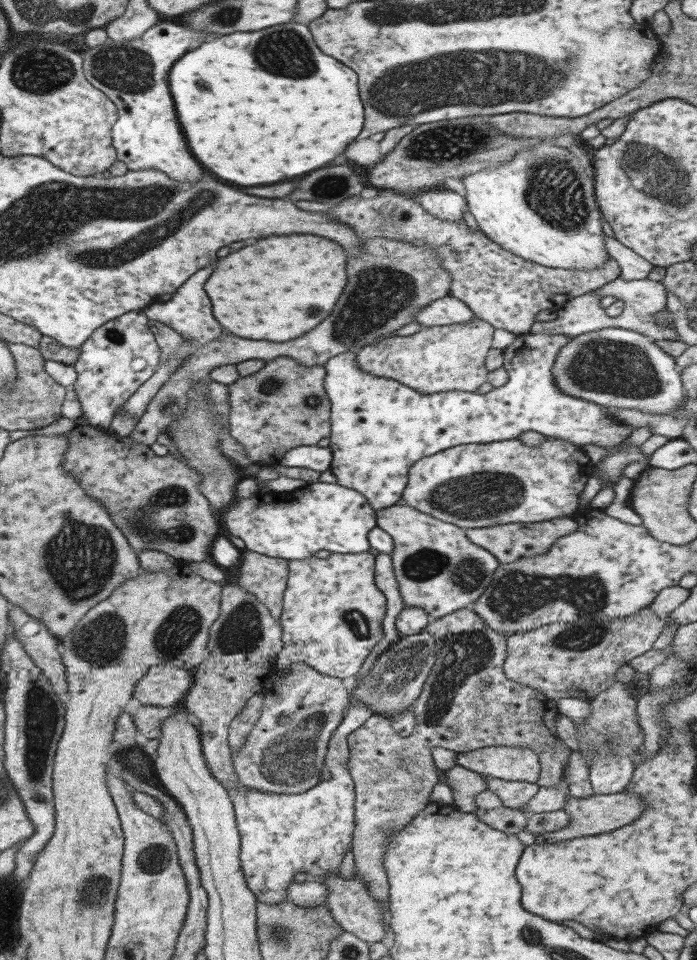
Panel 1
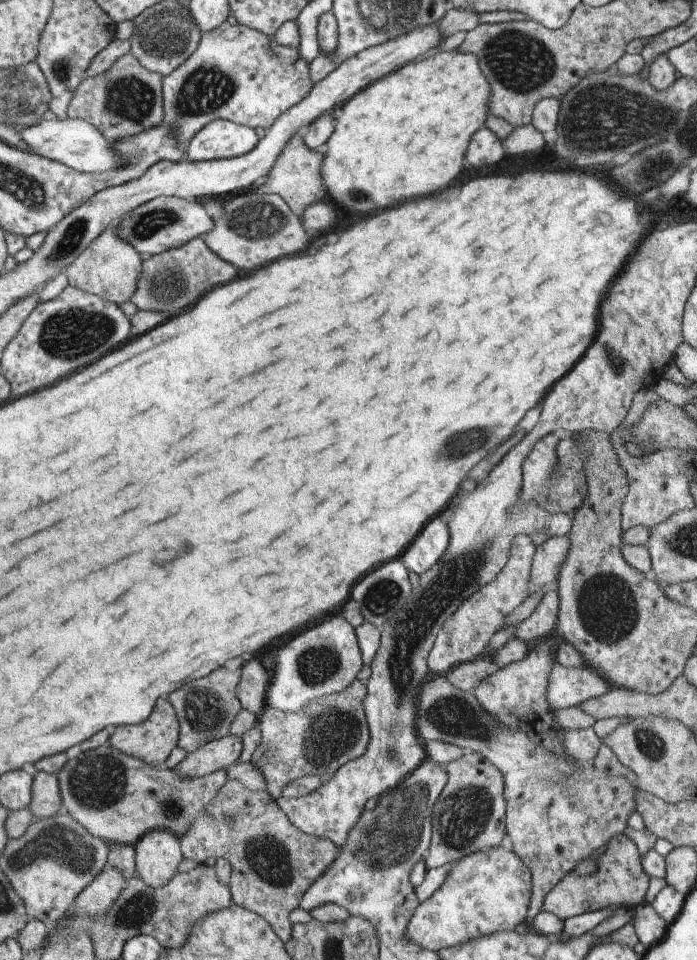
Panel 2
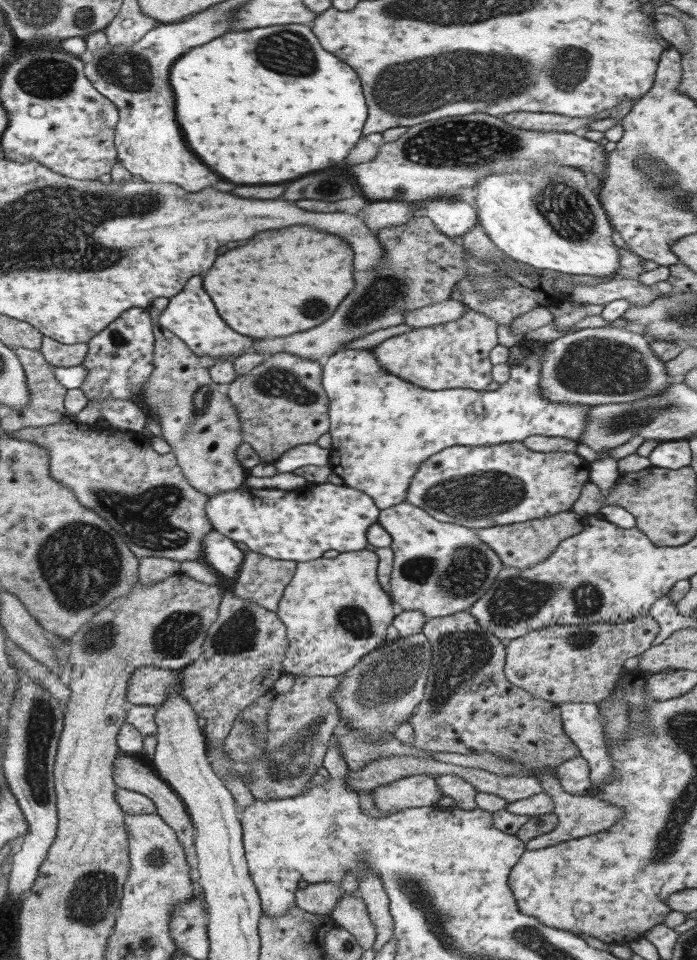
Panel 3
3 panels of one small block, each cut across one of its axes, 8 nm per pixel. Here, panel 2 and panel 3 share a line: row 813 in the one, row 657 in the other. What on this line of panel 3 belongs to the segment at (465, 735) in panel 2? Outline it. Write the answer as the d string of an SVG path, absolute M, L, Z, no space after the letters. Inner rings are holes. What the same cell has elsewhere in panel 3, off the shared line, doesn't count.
M649 614L624 624L539 628L507 643L503 672L513 686L555 705L563 702L597 703L610 694L625 660L643 651L648 652L659 630Z

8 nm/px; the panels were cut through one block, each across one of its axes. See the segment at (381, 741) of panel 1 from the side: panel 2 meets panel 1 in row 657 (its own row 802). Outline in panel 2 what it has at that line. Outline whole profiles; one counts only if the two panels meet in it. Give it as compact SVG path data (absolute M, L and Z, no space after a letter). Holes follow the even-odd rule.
M464 751L460 758L447 762L443 767L447 782L432 806L430 841L422 860L427 870L457 862L457 860L465 858L467 854L499 846L503 835L506 834L505 801L502 795L504 780L501 771L497 770L497 767L493 766L482 754L470 751Z

